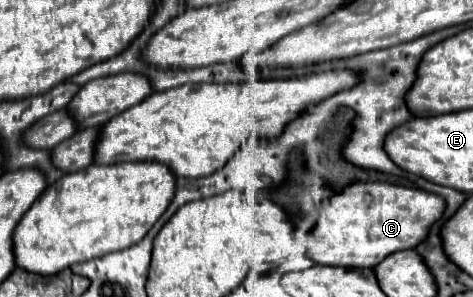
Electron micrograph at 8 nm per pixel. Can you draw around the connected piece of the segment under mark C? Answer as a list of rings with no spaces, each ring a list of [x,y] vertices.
[[[354,182],[342,193],[322,201],[316,227],[308,233],[310,259],[334,267],[376,267],[390,253],[414,249],[424,241],[432,223],[444,213],[442,197],[386,182]]]

